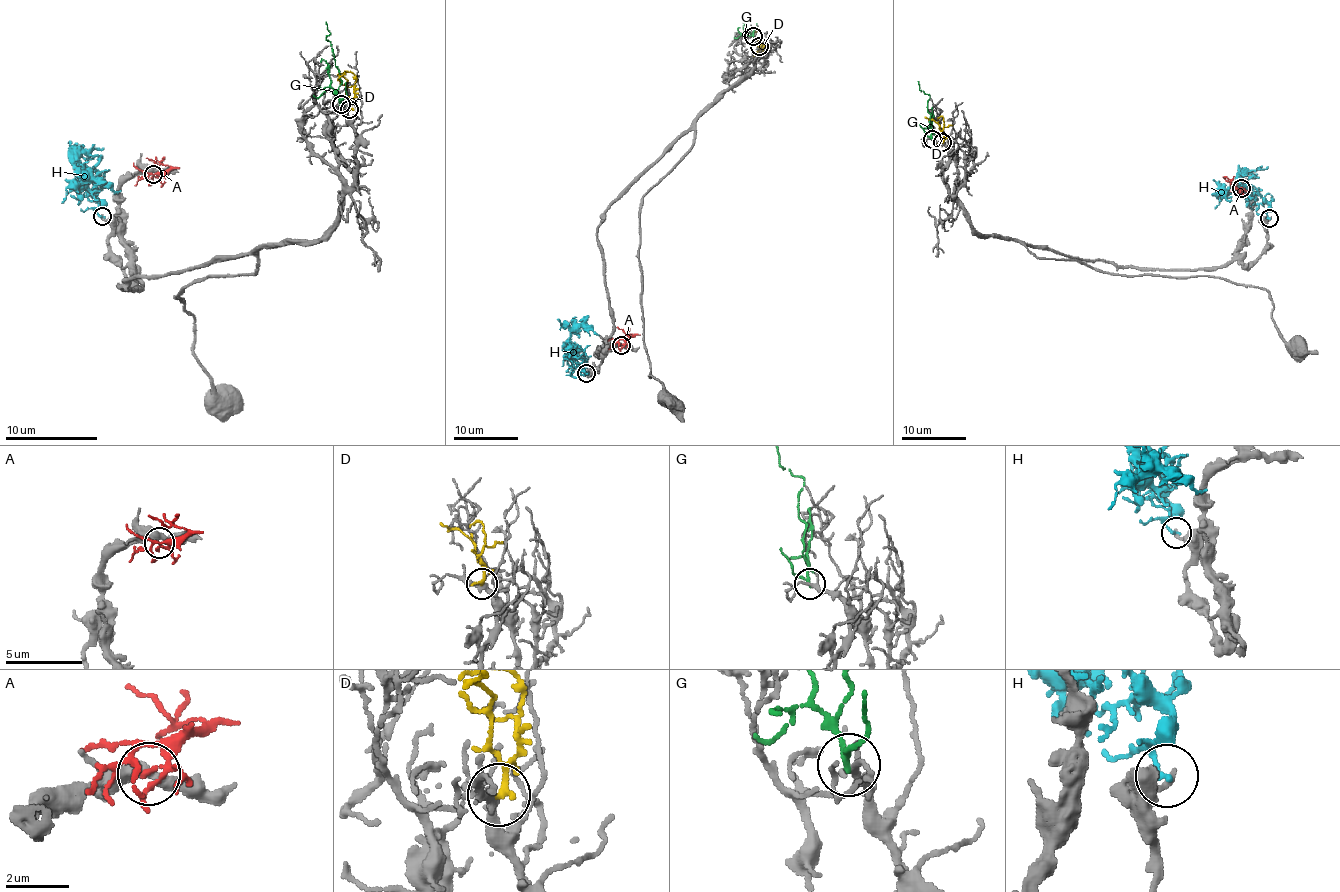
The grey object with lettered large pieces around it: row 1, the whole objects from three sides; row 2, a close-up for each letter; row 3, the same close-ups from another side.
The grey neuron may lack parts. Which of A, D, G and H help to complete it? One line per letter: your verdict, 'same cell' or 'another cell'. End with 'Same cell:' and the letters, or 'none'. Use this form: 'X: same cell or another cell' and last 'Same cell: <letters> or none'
A: another cell
D: same cell
G: another cell
H: another cell
Same cell: D

